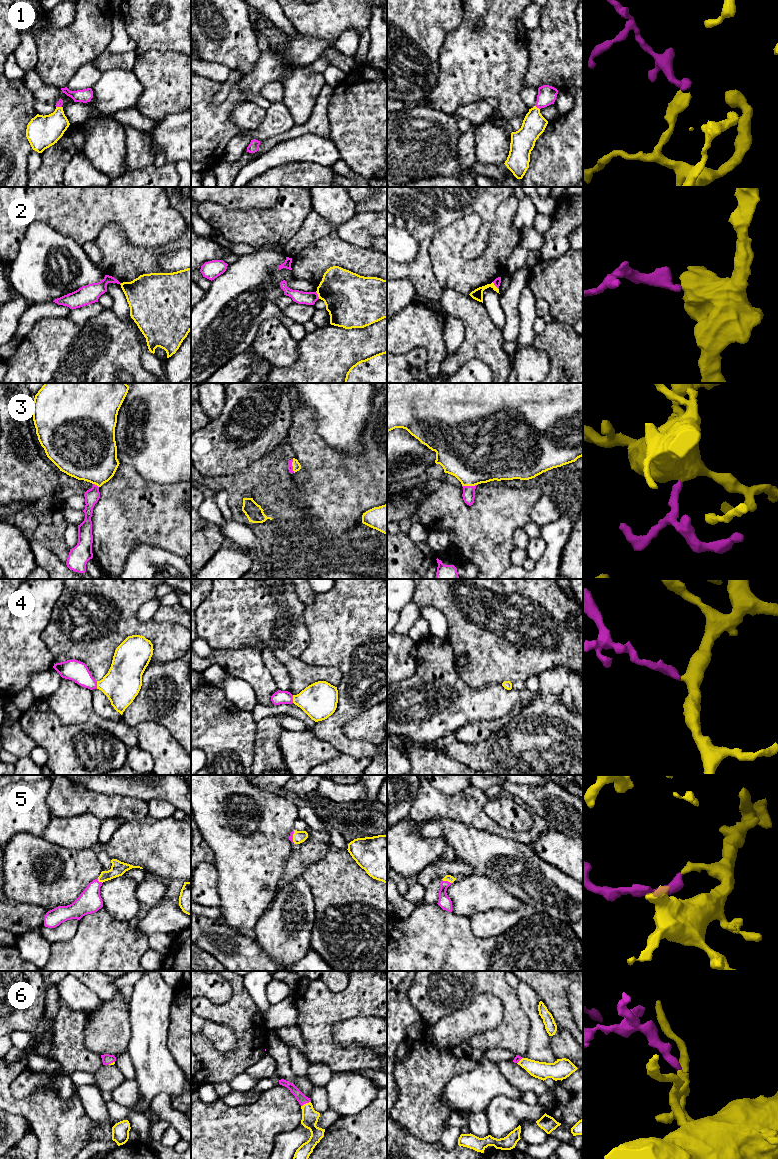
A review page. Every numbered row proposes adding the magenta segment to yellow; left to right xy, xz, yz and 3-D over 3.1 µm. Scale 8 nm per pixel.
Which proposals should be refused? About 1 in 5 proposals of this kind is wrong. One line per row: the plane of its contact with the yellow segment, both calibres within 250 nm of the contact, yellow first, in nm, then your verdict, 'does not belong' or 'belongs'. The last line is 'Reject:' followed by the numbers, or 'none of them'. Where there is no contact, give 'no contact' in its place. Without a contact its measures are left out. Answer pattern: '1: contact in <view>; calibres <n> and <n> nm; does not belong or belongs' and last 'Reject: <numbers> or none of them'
1: contact in yz; calibres 190 and 150 nm; belongs
2: contact in xz; calibres 400 and 110 nm; does not belong
3: contact in yz; calibres 460 and 100 nm; belongs
4: contact in xz; calibres 300 and 110 nm; belongs
5: contact in yz; calibres 60 and 100 nm; belongs
6: contact in xz; calibres 130 and 80 nm; belongs
Reject: 2

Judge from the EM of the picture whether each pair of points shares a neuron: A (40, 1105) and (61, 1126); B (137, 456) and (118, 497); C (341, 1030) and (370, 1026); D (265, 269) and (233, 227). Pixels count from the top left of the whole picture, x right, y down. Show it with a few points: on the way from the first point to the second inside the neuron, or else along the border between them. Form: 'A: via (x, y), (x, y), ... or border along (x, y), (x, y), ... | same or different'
A: via (45, 1110), (56, 1121) | same
B: border along (120, 463), (130, 465), (145, 480), (150, 481) | different
C: via (348, 1030), (363, 1030) | same
D: border along (254, 248), (271, 245), (277, 252) | different

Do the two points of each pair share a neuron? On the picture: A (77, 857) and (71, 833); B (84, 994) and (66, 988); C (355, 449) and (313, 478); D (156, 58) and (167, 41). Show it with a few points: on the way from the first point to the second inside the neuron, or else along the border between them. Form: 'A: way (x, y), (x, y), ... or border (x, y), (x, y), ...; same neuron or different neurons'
A: border (52, 844), (67, 849), (92, 849); different neurons
B: way (80, 994), (75, 994), (70, 989); same neuron
C: border (362, 433), (362, 453), (358, 457), (327, 444); different neurons
D: border (180, 51), (148, 50), (140, 54); different neurons

